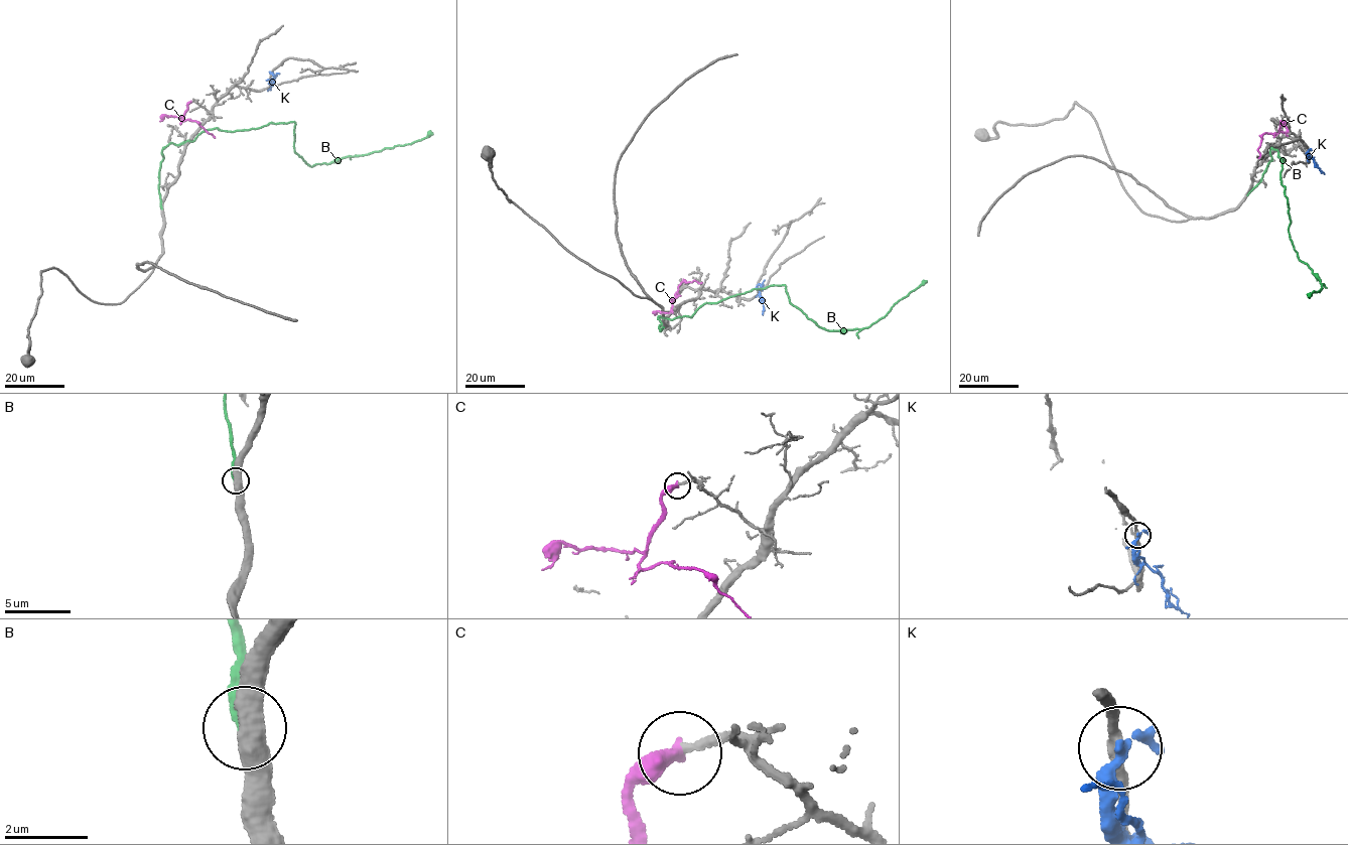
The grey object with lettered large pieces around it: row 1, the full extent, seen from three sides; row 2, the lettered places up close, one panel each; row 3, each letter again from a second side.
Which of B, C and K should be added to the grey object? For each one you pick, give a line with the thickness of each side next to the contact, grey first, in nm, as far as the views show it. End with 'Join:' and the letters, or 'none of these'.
Join: none of these

